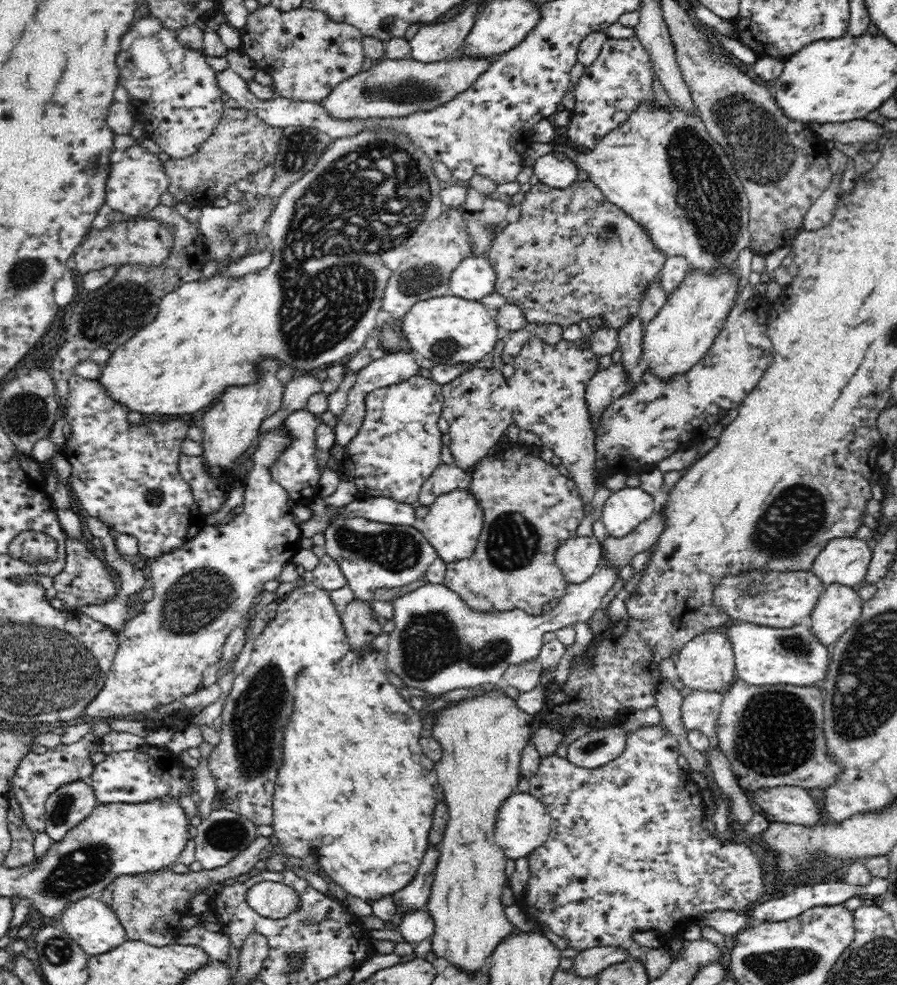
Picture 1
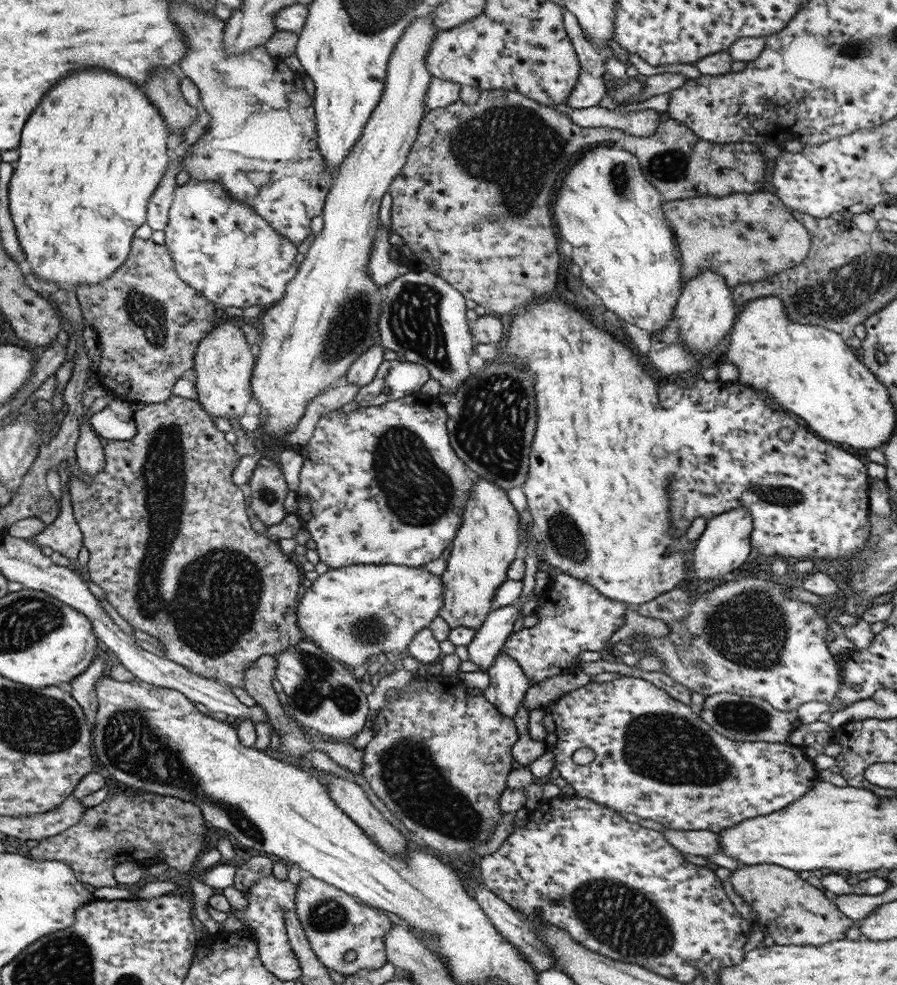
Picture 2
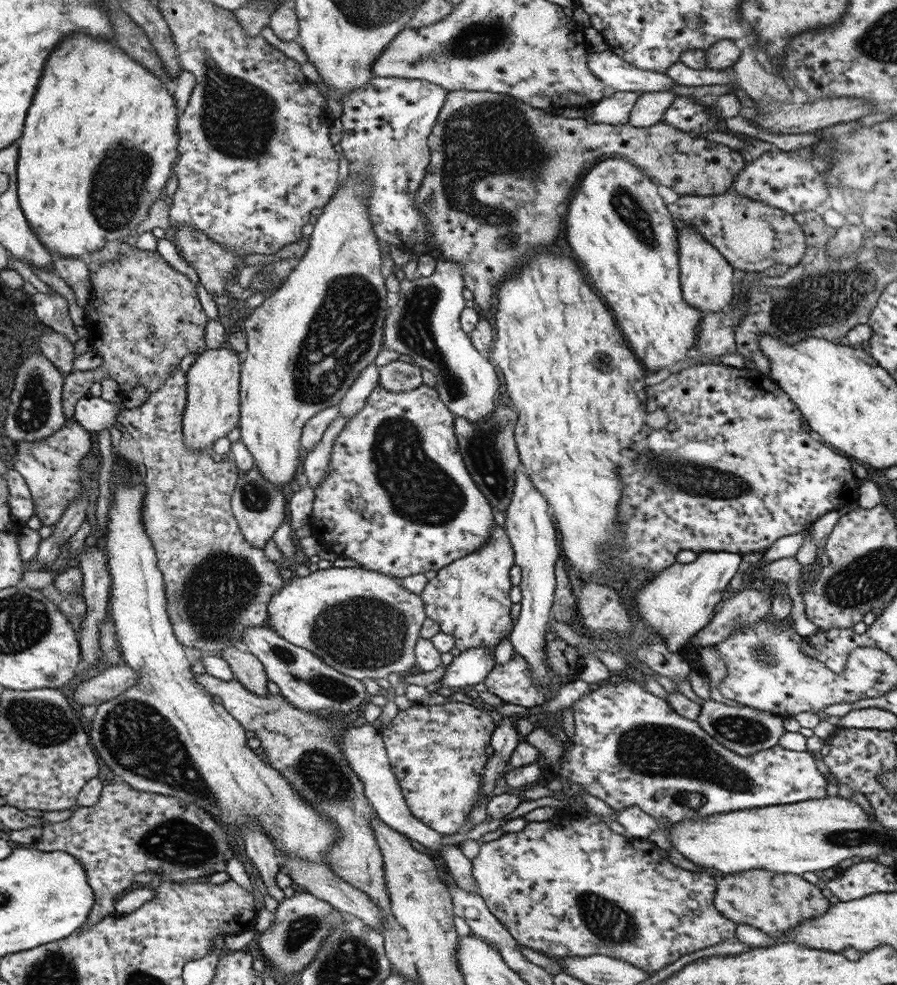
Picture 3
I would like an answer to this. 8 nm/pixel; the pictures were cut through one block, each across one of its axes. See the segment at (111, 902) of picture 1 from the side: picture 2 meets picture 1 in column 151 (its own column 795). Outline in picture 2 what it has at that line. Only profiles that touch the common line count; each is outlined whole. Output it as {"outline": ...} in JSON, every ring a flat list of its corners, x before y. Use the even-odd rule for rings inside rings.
{"outline":[[756,863,725,873,725,875,731,882,733,889,738,893,738,896,744,898,754,908,754,912,758,914,757,926,761,927,766,936,773,938,776,944,808,943,821,945,842,940,846,938,846,932,848,932,849,928,855,925,852,919,848,918,846,914,836,907,836,904,832,902,832,898,826,891,802,879,800,873,795,870,772,863]]}

